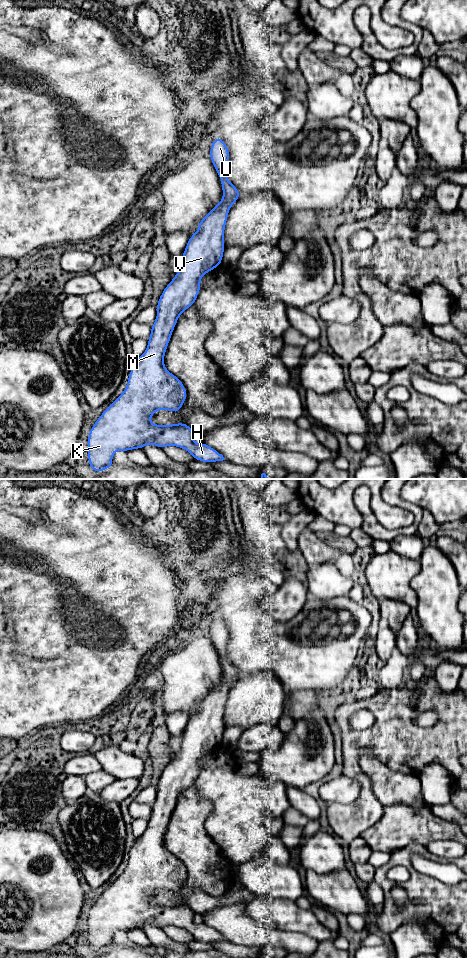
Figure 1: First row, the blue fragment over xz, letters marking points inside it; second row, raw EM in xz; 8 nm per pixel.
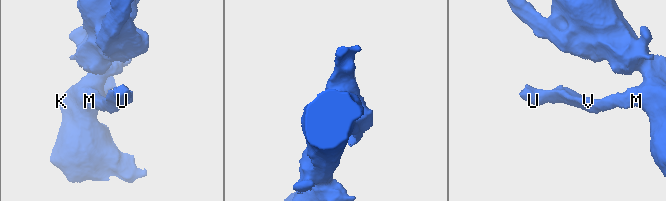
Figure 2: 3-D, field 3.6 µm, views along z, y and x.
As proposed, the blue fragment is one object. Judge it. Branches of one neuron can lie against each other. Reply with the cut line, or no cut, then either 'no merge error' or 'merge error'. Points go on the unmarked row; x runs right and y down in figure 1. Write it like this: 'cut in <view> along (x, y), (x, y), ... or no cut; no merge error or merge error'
no cut; no merge error

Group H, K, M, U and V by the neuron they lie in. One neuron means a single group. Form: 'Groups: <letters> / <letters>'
Groups: H K M U V

